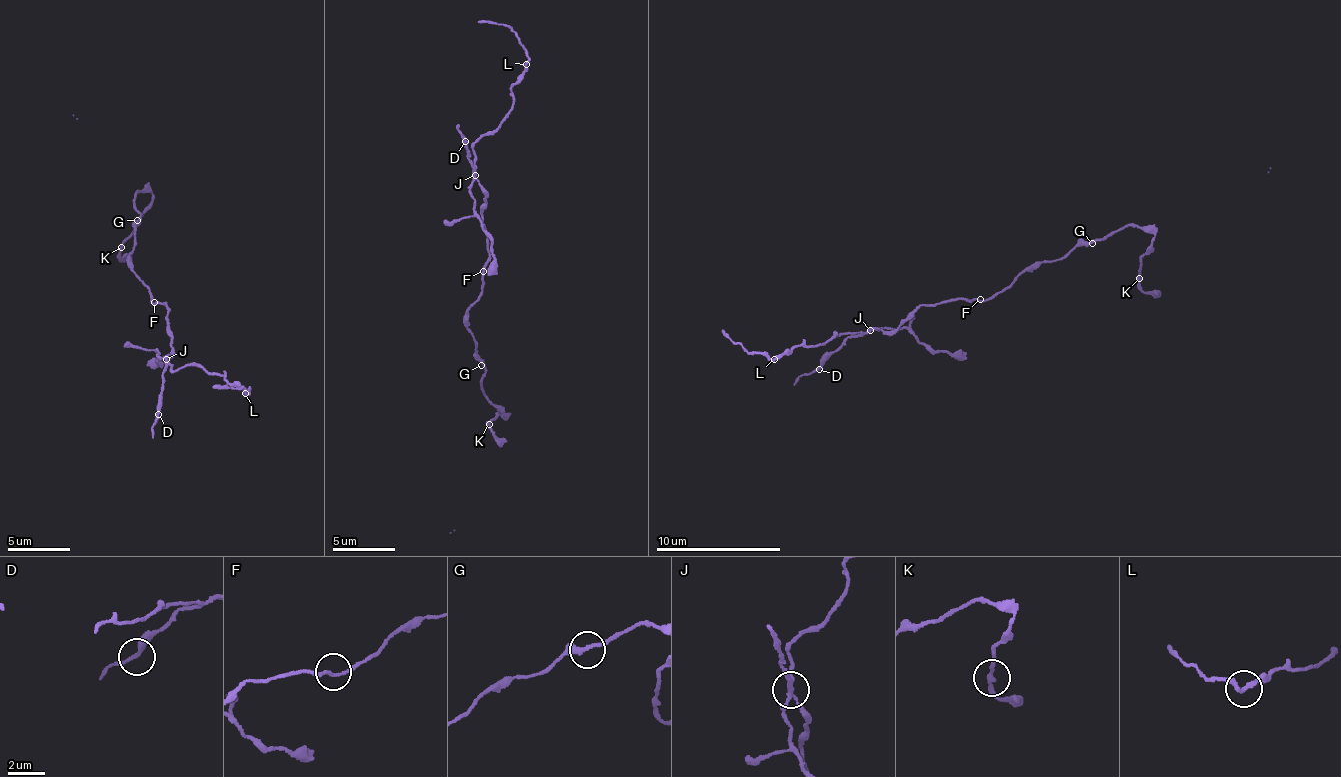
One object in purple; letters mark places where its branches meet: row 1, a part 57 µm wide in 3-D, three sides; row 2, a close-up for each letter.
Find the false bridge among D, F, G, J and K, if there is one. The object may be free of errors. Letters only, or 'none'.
J

